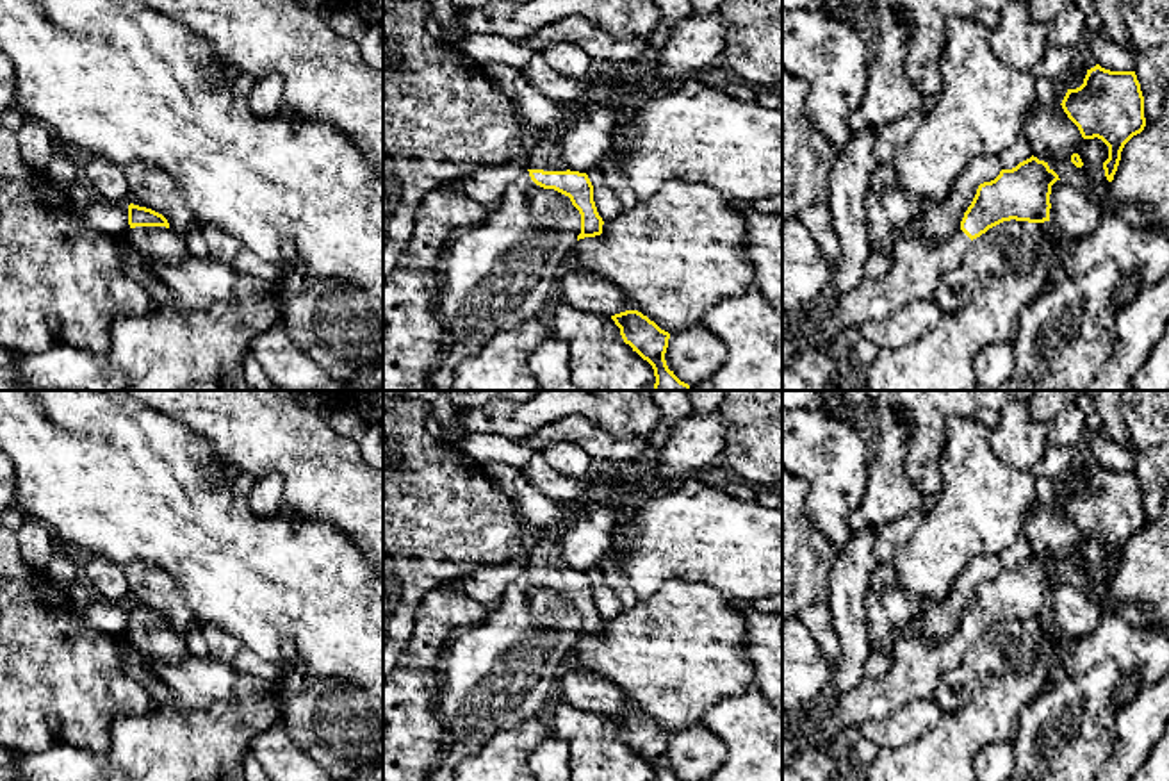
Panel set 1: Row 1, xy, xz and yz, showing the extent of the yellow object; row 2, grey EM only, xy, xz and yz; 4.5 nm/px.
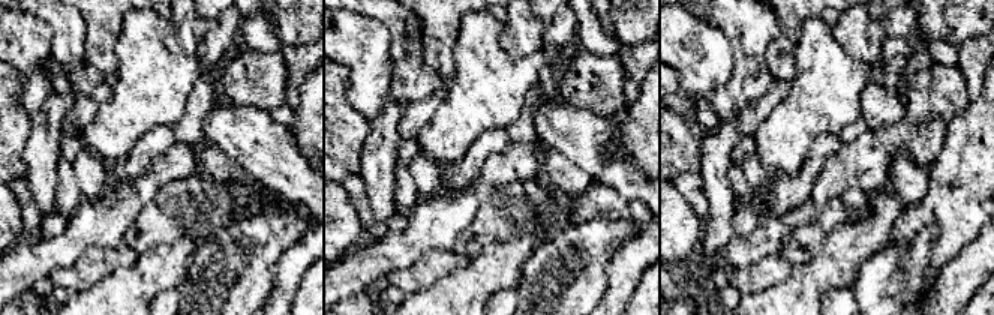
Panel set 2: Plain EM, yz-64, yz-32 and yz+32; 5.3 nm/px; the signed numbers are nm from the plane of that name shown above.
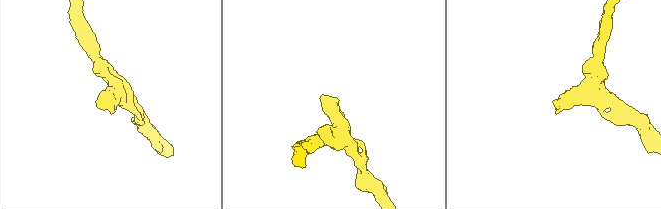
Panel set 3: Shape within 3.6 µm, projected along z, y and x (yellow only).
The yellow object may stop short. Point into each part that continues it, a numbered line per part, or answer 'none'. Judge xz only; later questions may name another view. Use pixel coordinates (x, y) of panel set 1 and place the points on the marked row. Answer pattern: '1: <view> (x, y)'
1: xz (544, 150)

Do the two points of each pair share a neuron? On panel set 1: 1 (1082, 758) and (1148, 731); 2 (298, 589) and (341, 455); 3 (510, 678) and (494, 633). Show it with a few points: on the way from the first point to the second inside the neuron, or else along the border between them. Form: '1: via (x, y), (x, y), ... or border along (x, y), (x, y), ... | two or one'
1: border along (1118, 712), (1116, 744), (1103, 762) | two
2: border along (294, 514), (330, 523), (355, 544) | two
3: via (499, 667), (499, 644) | one

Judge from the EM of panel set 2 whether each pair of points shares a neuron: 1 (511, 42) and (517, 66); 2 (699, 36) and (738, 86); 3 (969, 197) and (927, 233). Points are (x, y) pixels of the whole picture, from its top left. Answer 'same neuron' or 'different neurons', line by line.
1: different neurons
2: different neurons
3: different neurons

